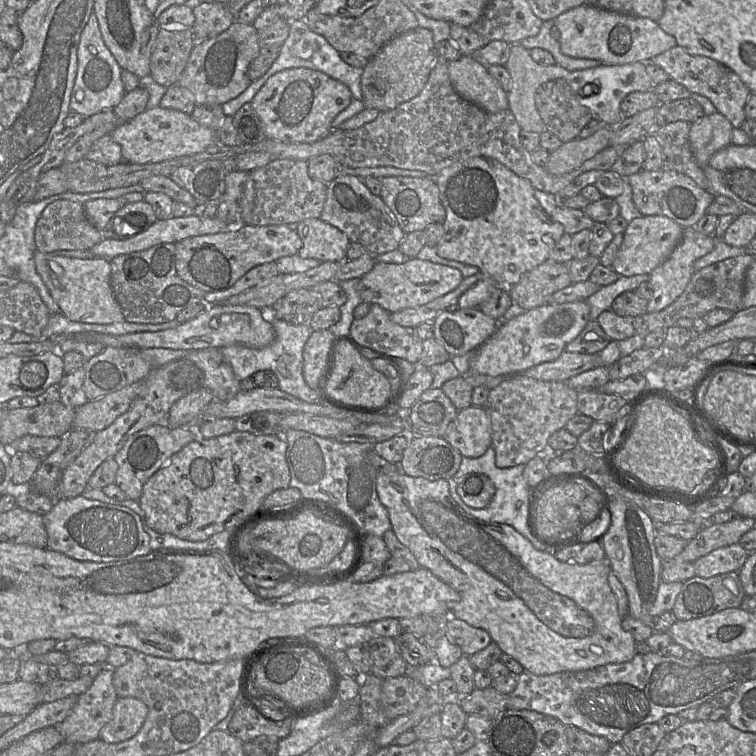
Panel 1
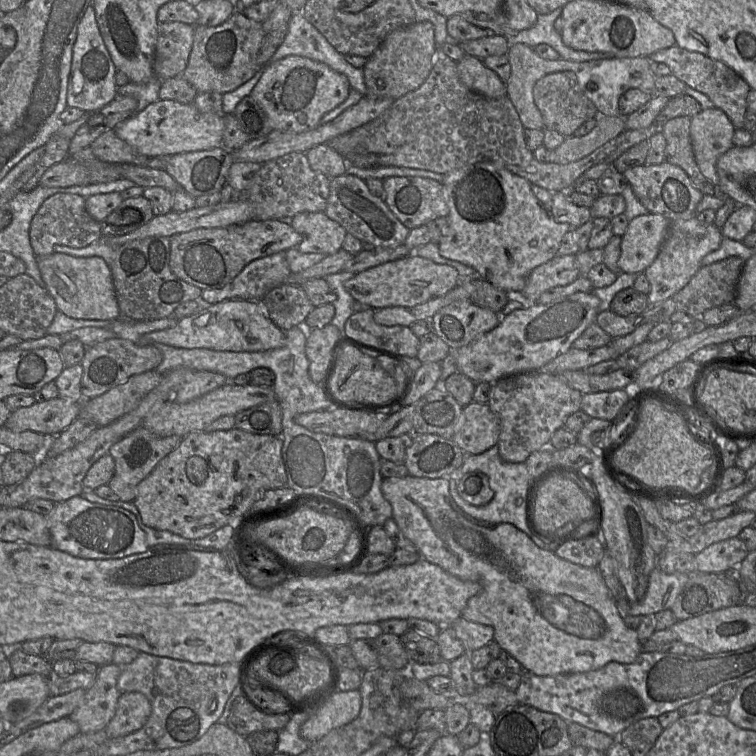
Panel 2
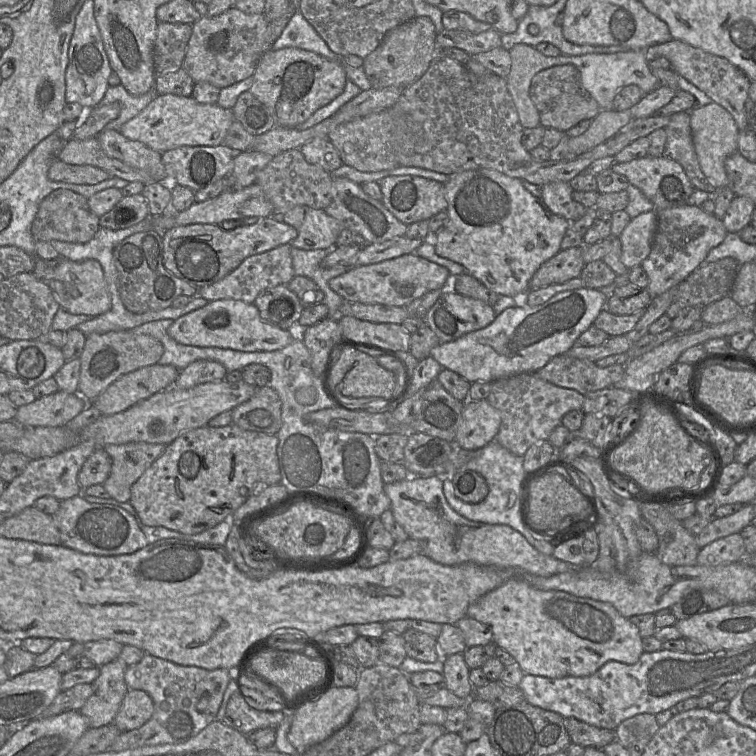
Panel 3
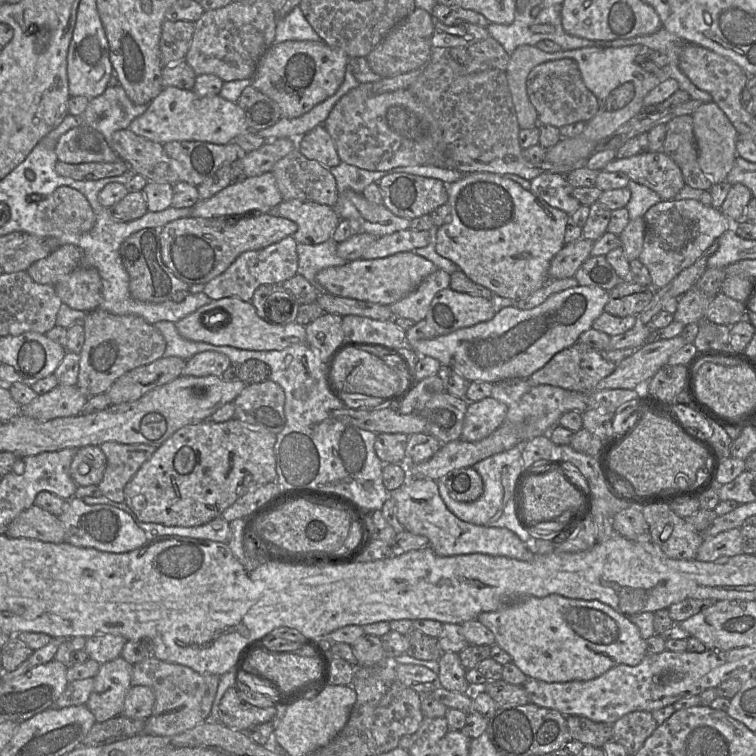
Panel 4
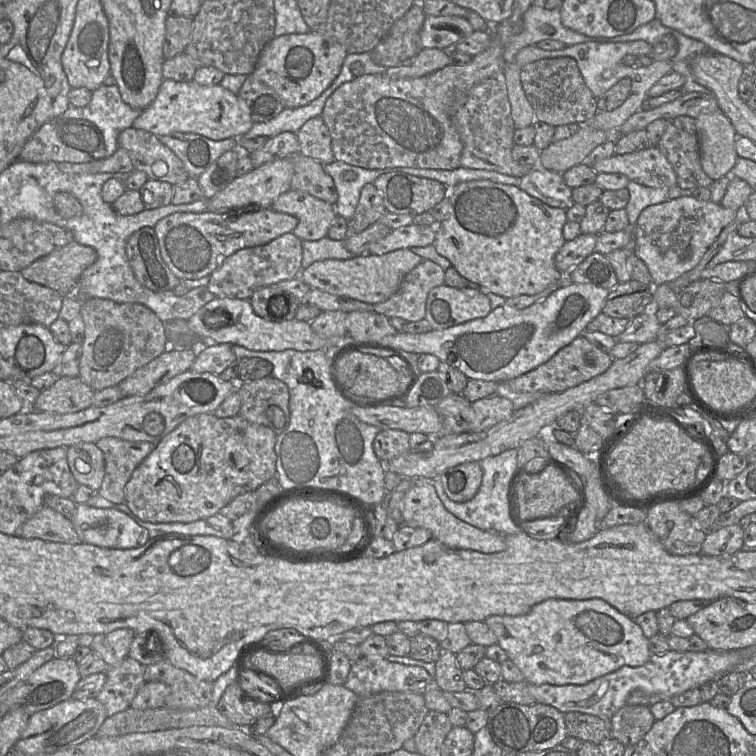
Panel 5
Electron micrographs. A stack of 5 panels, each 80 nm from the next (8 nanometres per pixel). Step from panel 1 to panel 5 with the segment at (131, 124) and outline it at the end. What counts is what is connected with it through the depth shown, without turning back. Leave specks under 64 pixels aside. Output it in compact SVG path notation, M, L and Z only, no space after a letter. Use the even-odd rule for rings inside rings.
M171 79L163 80L154 101L133 123L134 128L156 136L174 132L195 133L215 141L243 137L252 126L248 108L238 95L225 89L221 84L201 86L194 80L177 82Z

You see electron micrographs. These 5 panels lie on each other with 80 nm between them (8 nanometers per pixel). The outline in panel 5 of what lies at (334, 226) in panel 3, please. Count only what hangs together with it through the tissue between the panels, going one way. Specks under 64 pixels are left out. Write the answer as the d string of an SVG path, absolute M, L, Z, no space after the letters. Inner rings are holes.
M295 190L281 194L271 204L271 209L298 219L293 234L301 241L318 241L327 237L329 228L337 217L334 205Z

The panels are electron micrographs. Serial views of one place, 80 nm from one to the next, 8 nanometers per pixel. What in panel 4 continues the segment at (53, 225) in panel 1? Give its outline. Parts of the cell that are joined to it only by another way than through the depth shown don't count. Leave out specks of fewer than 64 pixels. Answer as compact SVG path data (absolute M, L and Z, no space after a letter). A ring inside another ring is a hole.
M59 187L46 198L46 217L55 227L71 233L89 232L95 225L95 214L87 198L70 187Z

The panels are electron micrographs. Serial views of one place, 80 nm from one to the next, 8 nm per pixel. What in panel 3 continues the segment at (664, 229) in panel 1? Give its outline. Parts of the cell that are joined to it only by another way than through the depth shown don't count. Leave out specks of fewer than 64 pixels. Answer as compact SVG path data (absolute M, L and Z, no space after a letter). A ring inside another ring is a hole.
M656 211L641 213L630 220L619 236L621 261L630 270L648 257L657 227Z

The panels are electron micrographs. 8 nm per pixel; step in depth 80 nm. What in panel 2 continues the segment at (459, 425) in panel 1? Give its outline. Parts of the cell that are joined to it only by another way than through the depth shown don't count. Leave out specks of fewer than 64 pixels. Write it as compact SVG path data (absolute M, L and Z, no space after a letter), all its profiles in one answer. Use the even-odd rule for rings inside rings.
M472 401L463 407L460 426L452 437L452 441L466 454L481 454L498 442L500 434L500 420L487 403Z

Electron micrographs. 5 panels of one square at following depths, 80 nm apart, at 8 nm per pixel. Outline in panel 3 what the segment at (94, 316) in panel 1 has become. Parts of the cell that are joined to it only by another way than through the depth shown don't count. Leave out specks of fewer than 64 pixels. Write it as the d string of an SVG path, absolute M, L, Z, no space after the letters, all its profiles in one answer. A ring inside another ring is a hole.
M59 257L47 261L48 272L44 275L44 282L52 290L60 307L71 314L98 316L110 310L111 297L105 281L100 263L96 260L74 262Z

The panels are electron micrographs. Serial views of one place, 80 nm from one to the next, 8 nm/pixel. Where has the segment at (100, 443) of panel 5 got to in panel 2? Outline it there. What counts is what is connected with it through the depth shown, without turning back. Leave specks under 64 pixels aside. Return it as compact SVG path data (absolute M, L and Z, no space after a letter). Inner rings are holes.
M138 427L116 442L109 450L115 461L115 473L108 485L119 497L119 500L133 501L138 484L152 472L160 460L178 446L182 438L178 436L158 437L146 428Z

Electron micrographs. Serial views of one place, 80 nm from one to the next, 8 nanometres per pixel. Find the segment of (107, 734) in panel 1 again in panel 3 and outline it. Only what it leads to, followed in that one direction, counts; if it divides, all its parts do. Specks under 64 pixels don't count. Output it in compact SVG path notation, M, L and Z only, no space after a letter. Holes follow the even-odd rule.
M129 689L112 722L121 732L134 730L145 724L152 716L154 703L143 690Z

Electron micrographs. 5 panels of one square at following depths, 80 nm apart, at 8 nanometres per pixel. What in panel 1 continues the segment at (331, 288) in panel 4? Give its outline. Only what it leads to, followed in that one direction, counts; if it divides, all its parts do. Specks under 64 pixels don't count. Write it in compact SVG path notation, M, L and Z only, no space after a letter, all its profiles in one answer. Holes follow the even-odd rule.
M417 257L402 264L376 262L373 269L360 278L358 293L363 302L378 304L389 313L394 313L425 305L457 288L463 279L456 268Z

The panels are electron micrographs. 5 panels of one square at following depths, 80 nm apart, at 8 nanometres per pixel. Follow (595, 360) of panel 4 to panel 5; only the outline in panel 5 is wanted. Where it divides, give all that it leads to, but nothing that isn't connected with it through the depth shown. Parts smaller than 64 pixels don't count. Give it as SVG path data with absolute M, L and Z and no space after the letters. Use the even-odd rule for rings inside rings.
M580 335L560 349L547 362L508 381L507 384L512 390L518 392L563 392L604 373L612 362L613 359L608 353L603 352Z

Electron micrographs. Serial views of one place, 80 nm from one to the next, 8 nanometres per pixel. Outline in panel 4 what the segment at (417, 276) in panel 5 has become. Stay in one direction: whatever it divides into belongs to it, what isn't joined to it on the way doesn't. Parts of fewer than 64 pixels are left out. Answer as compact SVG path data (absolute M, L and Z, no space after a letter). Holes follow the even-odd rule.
M437 269L428 275L413 292L389 307L394 318L407 318L417 323L426 318L435 295L446 288L450 288L450 275L442 269Z

